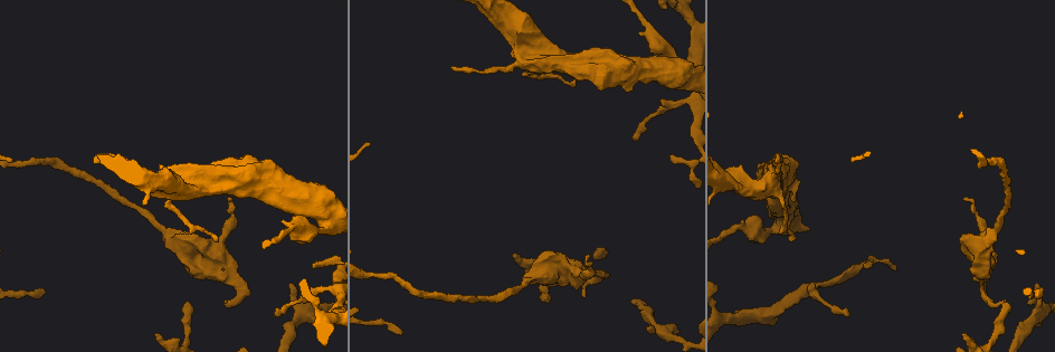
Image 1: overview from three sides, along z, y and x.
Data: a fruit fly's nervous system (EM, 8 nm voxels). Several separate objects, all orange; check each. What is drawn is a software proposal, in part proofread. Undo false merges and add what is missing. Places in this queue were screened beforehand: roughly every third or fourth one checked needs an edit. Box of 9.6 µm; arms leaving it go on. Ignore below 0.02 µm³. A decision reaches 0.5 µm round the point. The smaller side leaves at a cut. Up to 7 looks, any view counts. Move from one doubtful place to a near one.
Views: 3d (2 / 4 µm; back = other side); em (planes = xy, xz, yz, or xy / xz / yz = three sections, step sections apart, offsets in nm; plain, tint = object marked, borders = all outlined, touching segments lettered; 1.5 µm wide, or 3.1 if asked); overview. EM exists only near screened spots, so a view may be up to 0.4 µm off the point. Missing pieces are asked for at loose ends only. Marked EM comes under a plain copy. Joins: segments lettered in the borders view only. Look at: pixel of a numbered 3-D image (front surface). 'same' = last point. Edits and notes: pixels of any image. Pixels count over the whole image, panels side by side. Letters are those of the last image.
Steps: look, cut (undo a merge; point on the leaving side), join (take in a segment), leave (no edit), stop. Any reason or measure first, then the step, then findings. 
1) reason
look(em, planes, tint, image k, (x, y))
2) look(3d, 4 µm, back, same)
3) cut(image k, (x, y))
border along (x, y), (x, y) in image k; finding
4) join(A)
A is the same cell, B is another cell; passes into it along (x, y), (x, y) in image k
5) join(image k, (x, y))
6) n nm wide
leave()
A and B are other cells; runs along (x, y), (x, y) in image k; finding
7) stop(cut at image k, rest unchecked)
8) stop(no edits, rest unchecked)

an open end
look(3d, 4 µm, image 1, (231, 200))

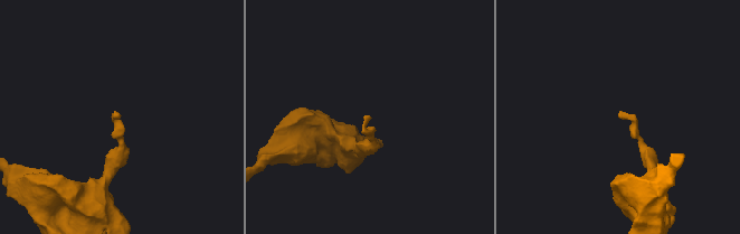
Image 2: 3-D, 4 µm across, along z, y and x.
look(em, planes, borders, image 2, (622, 115))

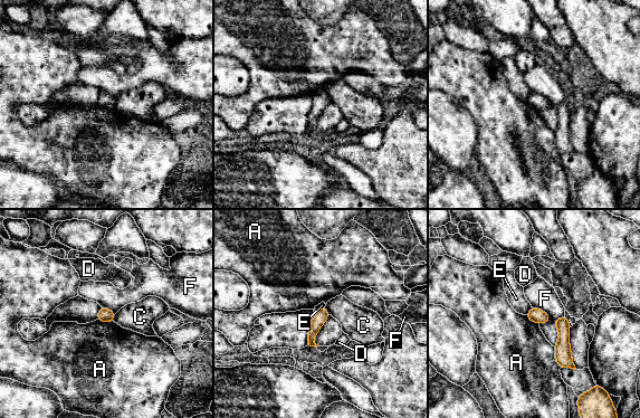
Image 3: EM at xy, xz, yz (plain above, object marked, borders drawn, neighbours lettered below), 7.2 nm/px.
leave()
A, C, D, E and F are other cells; border along (564, 315), (555, 321), (554, 347) in image 3; none of them fits

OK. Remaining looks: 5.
free end
look(em, planes, borders, image 1, (1040, 323))

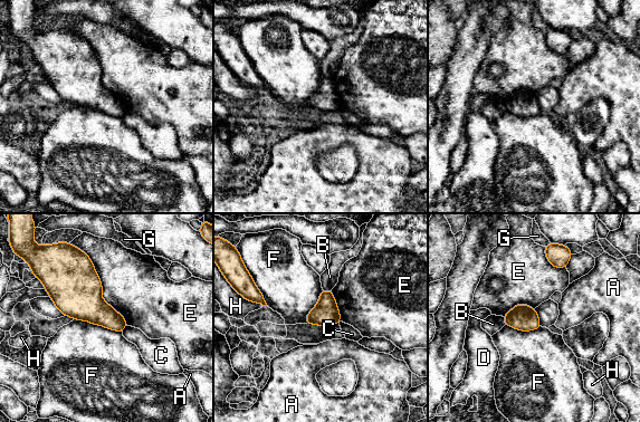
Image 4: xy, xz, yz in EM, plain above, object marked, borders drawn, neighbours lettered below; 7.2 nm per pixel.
E touches over 650 nm
leave()
A, B, C, D, E, F, G and H are other cells; border along (74, 318), (99, 324), (122, 333) in image 4; none of them fits

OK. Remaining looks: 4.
tapers out
look(3d, 2 µm, image 1, (775, 162))

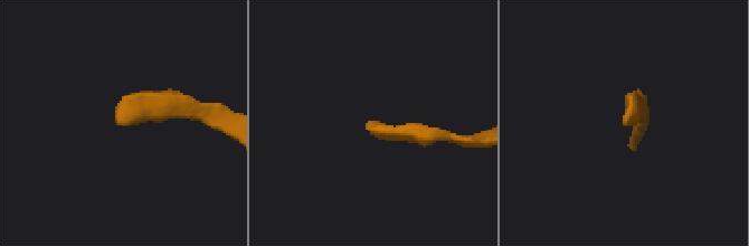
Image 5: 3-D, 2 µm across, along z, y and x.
look(em, yz, step 8, tint, image 5, (367, 123))

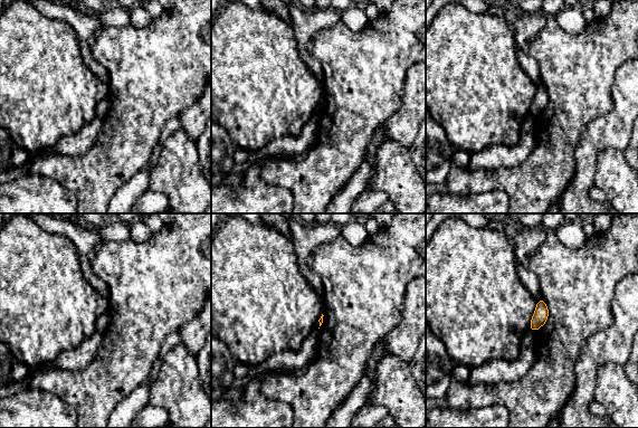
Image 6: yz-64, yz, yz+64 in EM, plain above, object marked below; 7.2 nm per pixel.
look(em, planes, borders, same)

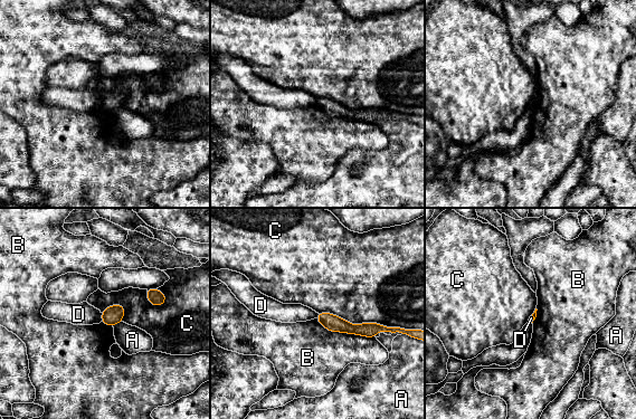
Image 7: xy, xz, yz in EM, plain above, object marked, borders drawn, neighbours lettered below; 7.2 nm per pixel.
C touches over 550 nm
leave()
A, B, C and D are other cells; runs along (320, 315), (350, 329), (381, 327) in image 7; none of them fits

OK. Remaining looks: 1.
stop(no edits, rest unchecked)

